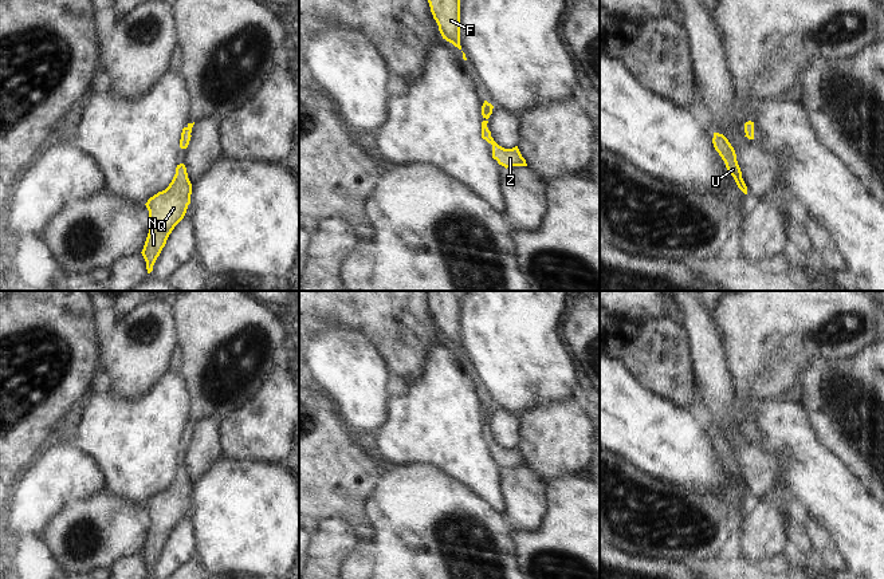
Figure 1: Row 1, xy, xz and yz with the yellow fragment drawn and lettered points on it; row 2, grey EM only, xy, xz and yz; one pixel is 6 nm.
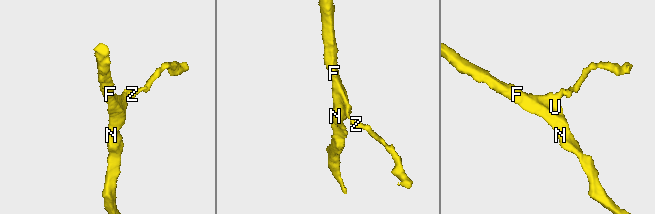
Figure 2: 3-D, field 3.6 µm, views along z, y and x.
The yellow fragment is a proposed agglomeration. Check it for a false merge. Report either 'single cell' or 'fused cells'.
single cell

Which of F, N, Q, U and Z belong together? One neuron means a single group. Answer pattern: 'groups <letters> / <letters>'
groups F N Q U Z

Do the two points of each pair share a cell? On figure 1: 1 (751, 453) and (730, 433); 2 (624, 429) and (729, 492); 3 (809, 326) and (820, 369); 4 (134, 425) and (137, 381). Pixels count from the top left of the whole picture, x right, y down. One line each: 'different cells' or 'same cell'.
1: same cell
2: same cell
3: different cells
4: different cells

